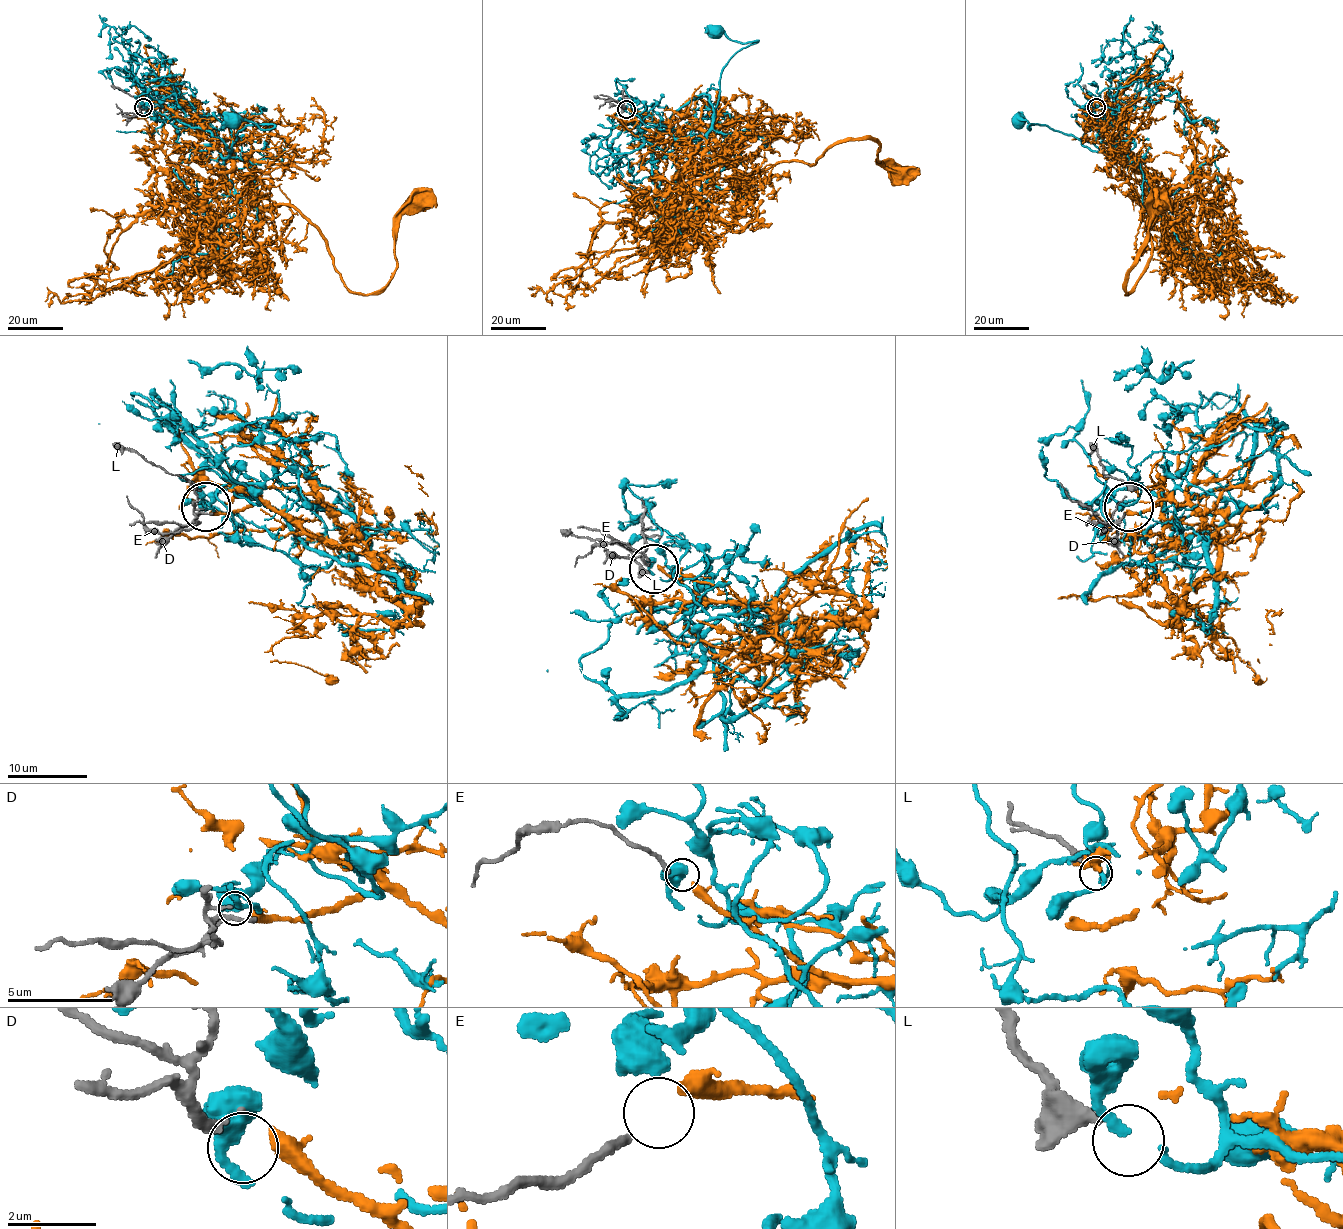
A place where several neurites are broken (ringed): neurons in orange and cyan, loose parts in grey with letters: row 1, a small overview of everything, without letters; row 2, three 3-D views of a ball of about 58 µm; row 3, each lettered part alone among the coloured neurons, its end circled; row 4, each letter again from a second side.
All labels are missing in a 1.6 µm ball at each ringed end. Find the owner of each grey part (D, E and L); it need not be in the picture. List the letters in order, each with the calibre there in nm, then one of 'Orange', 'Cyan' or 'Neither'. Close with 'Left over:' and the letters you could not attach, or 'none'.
D: Thickness 260 nm. Orange
E: Thickness 180 nm. Neither
L: Thickness 400 nm. Neither
Left over: E, L

